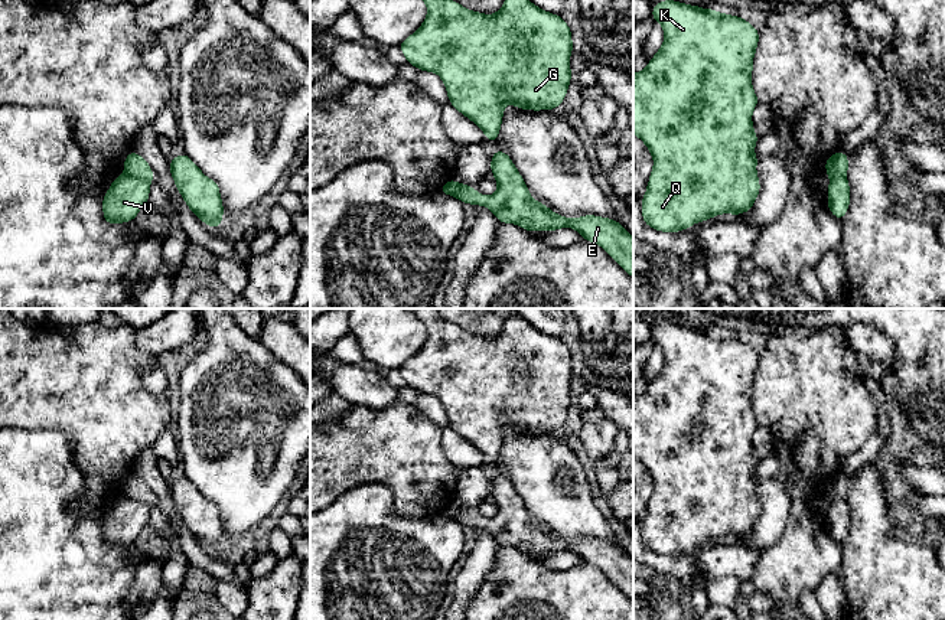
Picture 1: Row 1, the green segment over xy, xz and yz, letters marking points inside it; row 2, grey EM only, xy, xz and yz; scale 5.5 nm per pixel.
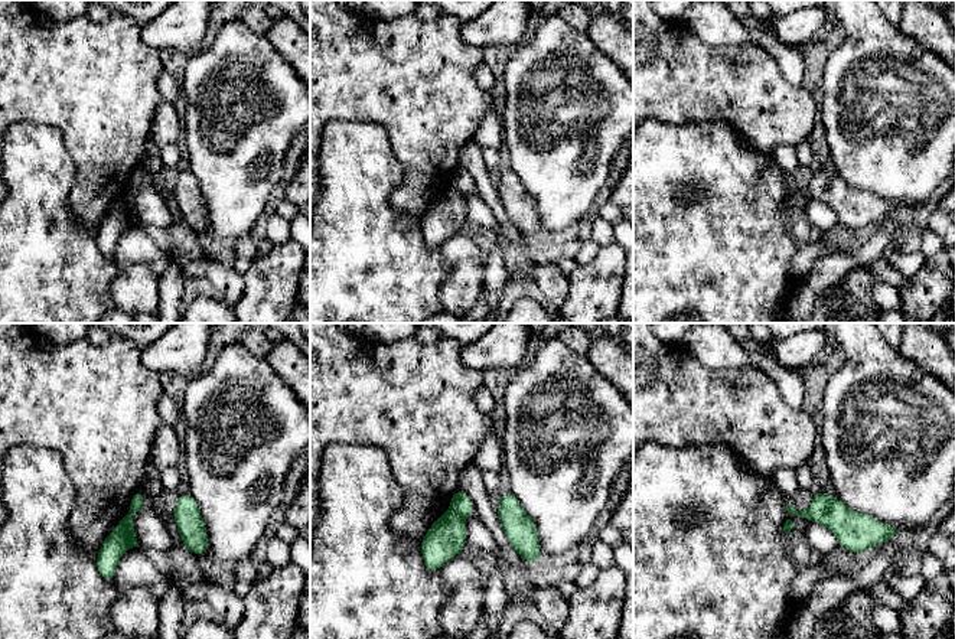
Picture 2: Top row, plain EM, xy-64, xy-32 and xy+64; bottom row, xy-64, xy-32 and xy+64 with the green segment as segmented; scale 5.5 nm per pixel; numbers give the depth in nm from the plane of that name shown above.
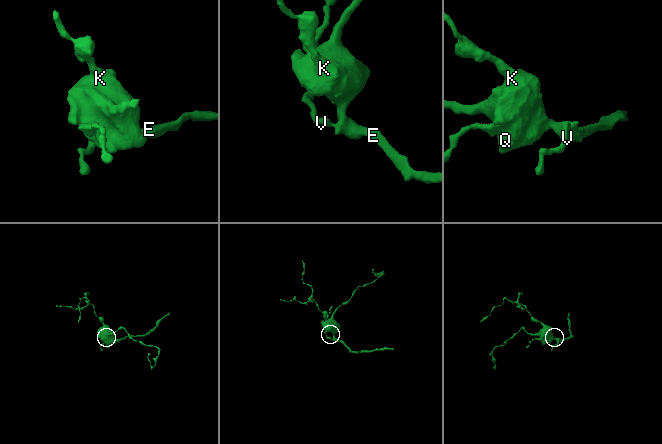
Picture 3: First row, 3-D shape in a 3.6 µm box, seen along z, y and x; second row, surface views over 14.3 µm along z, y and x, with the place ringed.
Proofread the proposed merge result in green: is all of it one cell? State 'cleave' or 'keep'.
cleave

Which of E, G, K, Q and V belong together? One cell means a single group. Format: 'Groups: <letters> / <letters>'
Groups: E G K Q / V

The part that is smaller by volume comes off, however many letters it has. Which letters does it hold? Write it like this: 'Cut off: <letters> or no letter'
Cut off: V

